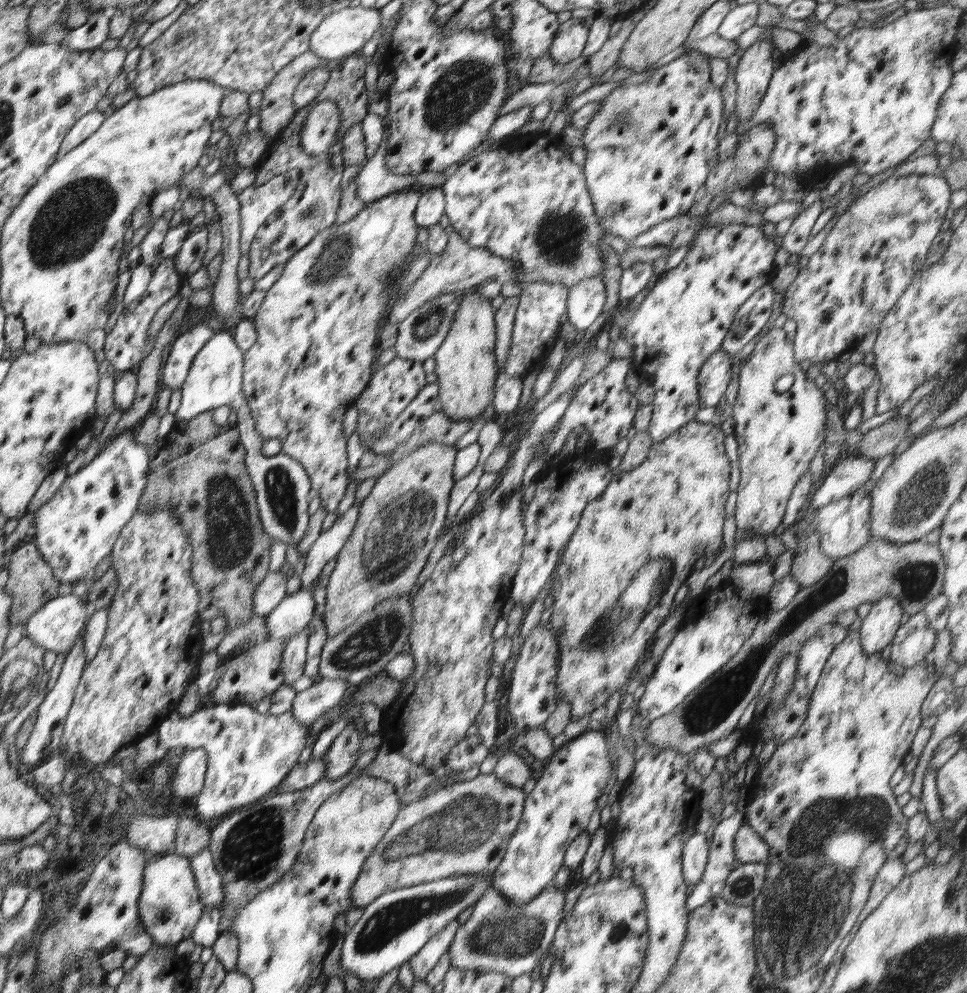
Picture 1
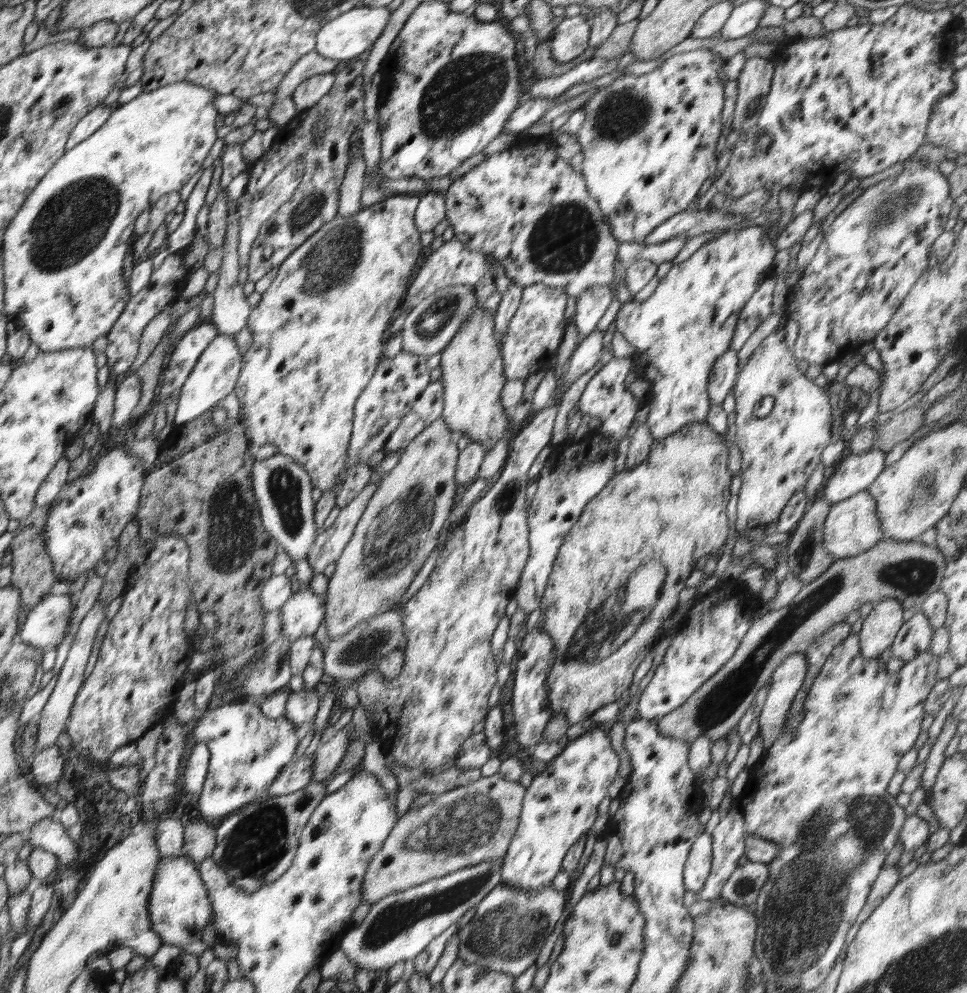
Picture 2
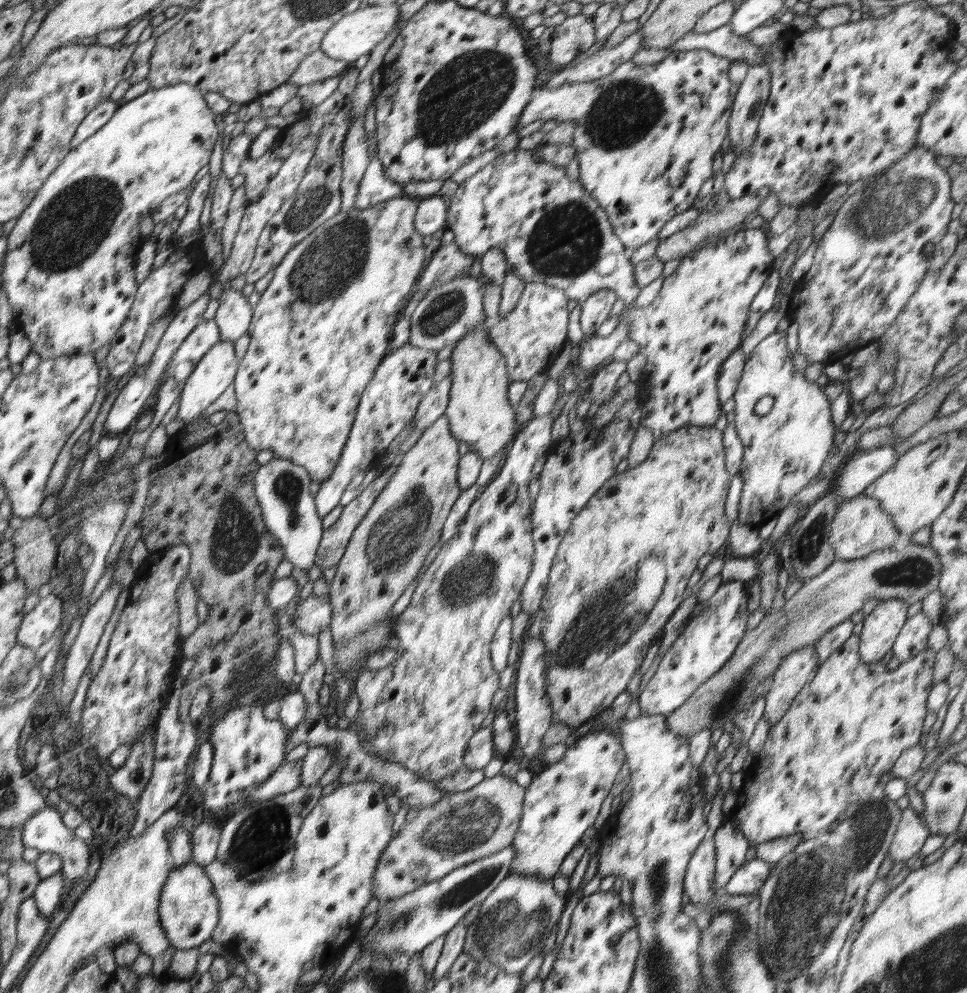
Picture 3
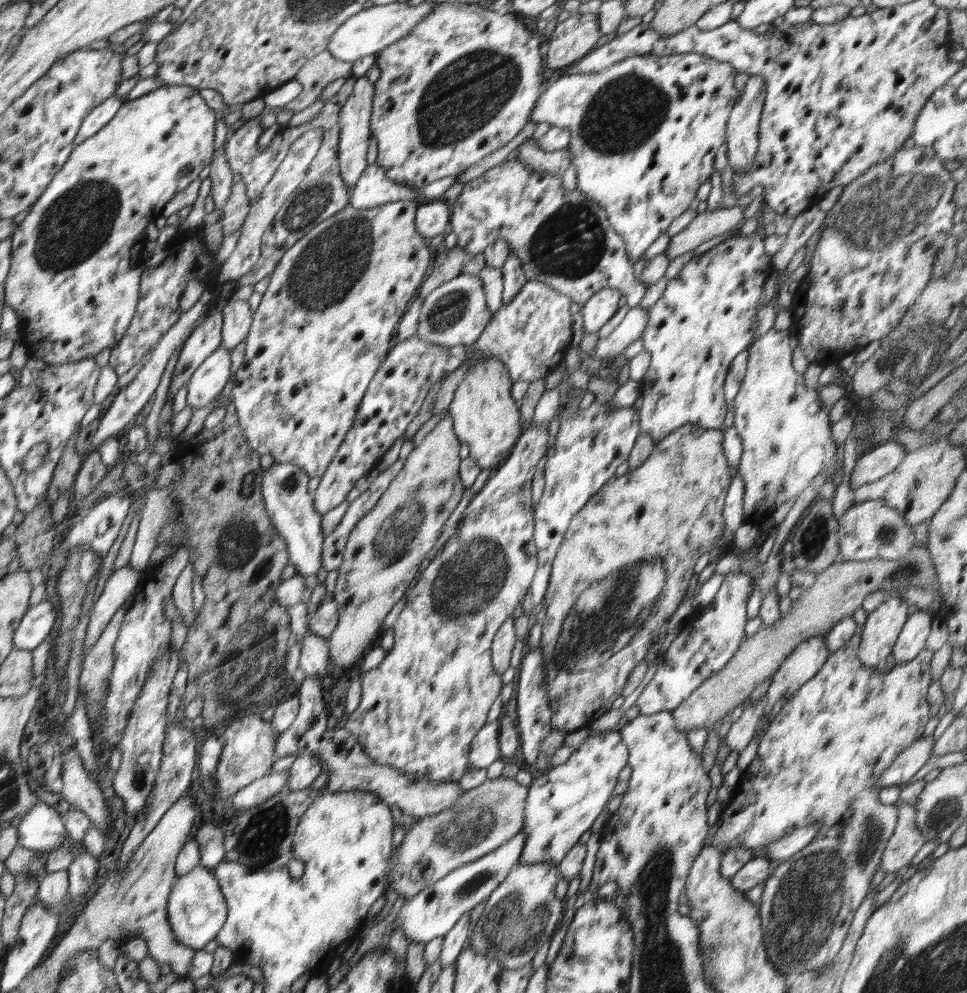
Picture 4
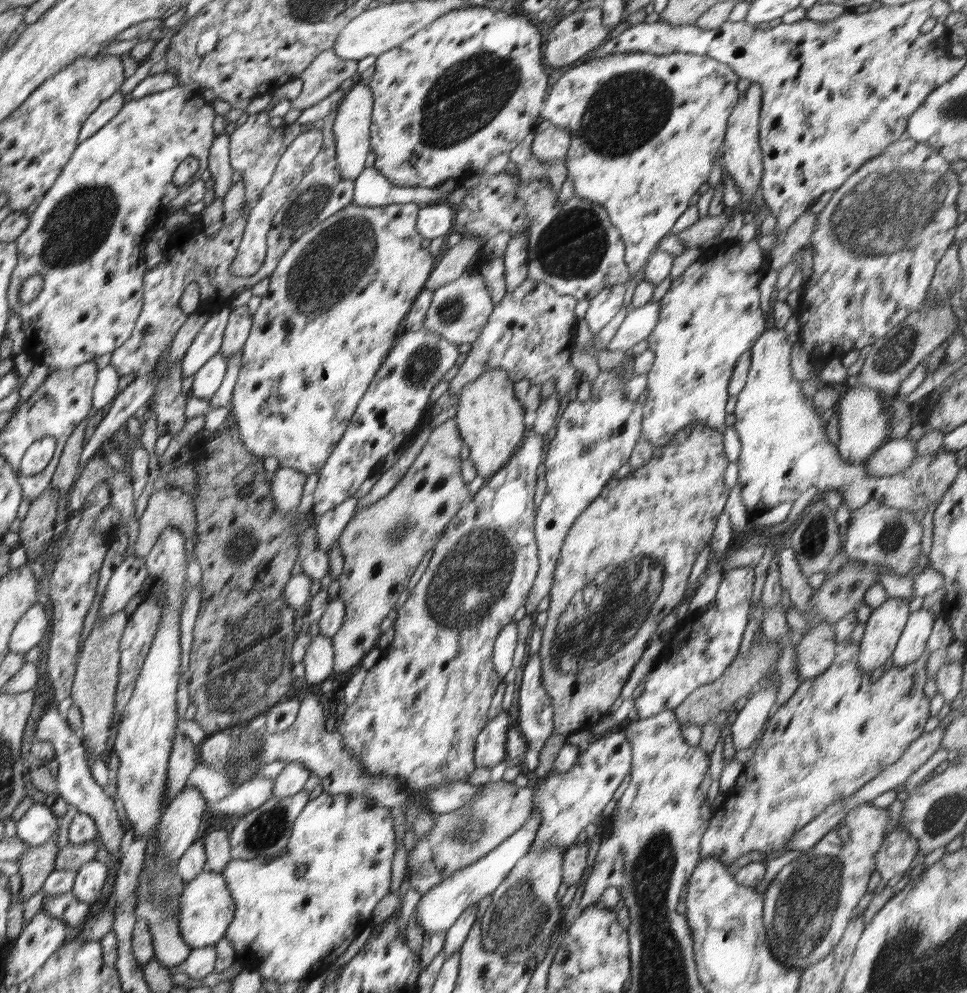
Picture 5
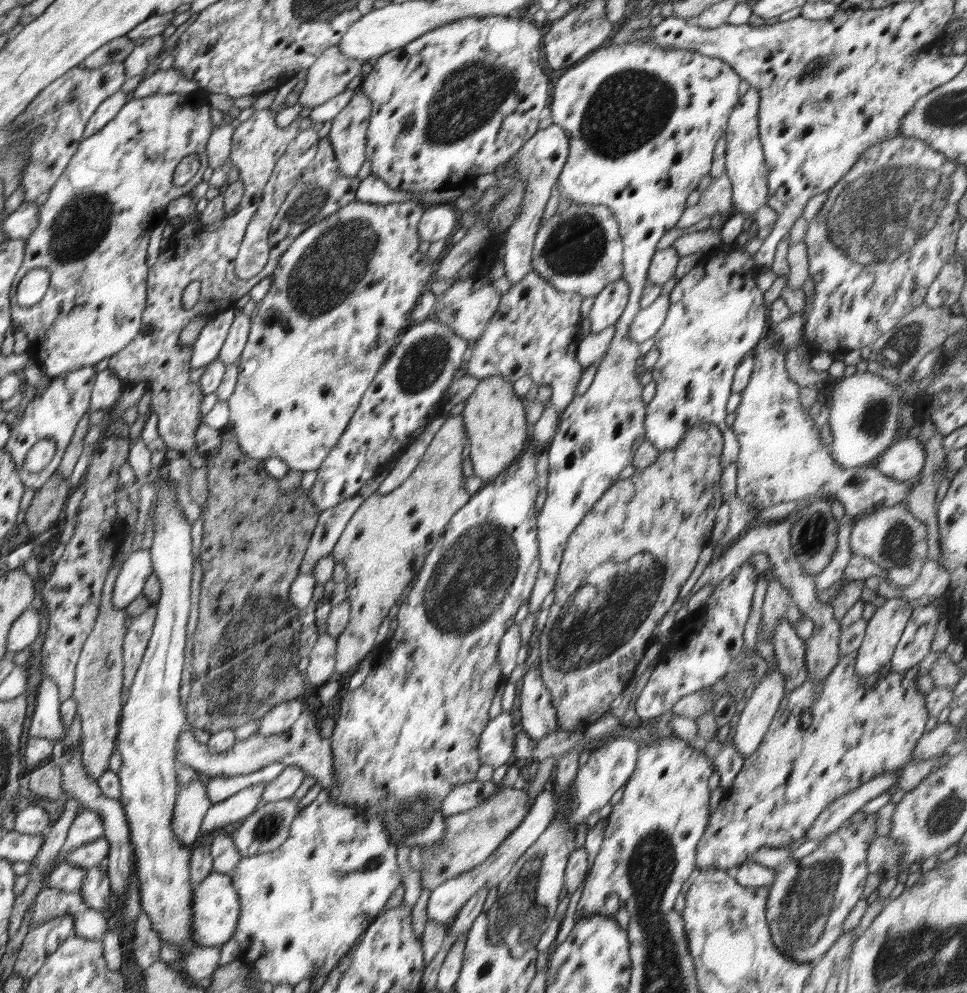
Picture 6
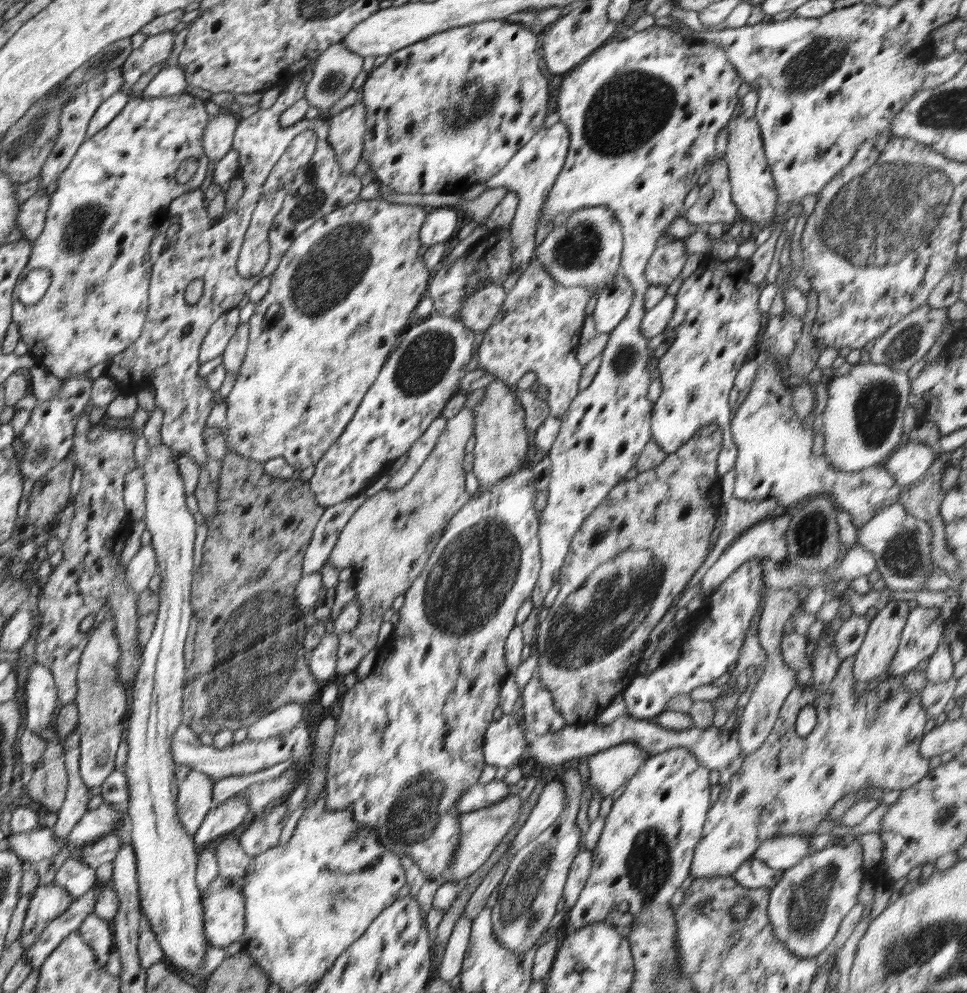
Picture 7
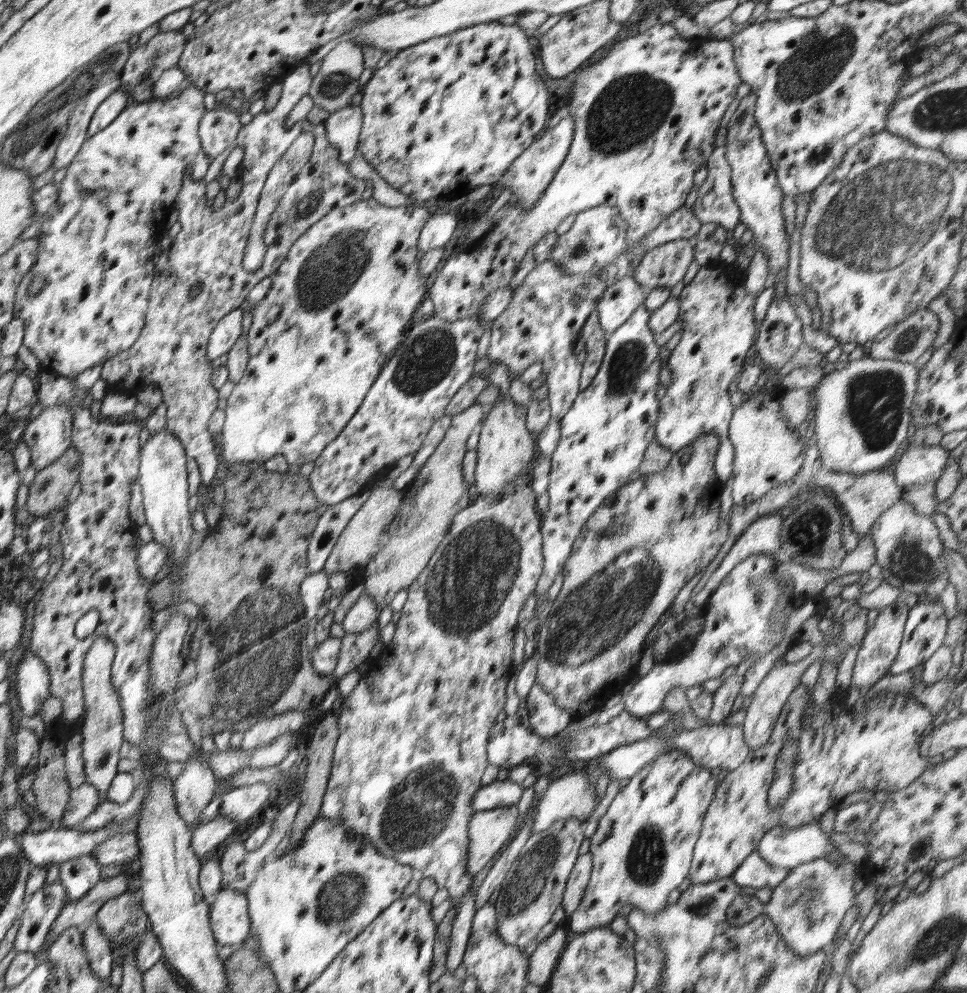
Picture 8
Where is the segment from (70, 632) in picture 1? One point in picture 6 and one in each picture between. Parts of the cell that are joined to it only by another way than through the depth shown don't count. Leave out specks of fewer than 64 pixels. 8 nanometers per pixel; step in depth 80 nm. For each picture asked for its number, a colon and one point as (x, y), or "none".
2: (46, 624)
3: (40, 623)
4: (36, 624)
5: (30, 629)
6: (27, 627)

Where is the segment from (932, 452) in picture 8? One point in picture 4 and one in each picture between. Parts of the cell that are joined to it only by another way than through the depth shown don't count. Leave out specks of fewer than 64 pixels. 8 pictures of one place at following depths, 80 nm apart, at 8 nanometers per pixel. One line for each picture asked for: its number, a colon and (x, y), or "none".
4: (879, 461)
5: (893, 457)
6: (904, 459)
7: (908, 462)

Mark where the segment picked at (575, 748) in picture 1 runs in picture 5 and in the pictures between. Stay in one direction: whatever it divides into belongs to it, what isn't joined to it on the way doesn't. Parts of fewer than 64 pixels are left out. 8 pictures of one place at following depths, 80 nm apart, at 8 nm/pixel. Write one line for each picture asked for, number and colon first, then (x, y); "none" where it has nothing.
2: (561, 804)
3: (561, 803)
4: (562, 804)
5: (567, 803)

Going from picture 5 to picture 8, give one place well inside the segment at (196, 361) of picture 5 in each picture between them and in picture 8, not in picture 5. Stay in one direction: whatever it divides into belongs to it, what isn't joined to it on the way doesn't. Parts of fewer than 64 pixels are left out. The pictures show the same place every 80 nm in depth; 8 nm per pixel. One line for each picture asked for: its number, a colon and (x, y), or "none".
6: (208, 345)
7: (213, 344)
8: (227, 331)

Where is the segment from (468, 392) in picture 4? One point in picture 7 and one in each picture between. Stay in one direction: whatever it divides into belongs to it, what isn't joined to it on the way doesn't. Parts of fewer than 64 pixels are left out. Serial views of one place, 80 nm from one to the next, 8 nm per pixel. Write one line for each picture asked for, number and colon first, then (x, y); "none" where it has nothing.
5: (489, 418)
6: (494, 417)
7: (501, 444)

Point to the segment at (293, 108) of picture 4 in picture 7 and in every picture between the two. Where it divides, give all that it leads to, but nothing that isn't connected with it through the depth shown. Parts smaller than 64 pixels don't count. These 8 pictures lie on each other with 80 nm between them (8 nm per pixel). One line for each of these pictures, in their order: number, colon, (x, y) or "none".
5: (321, 77)
6: (329, 75)
7: (334, 72)

